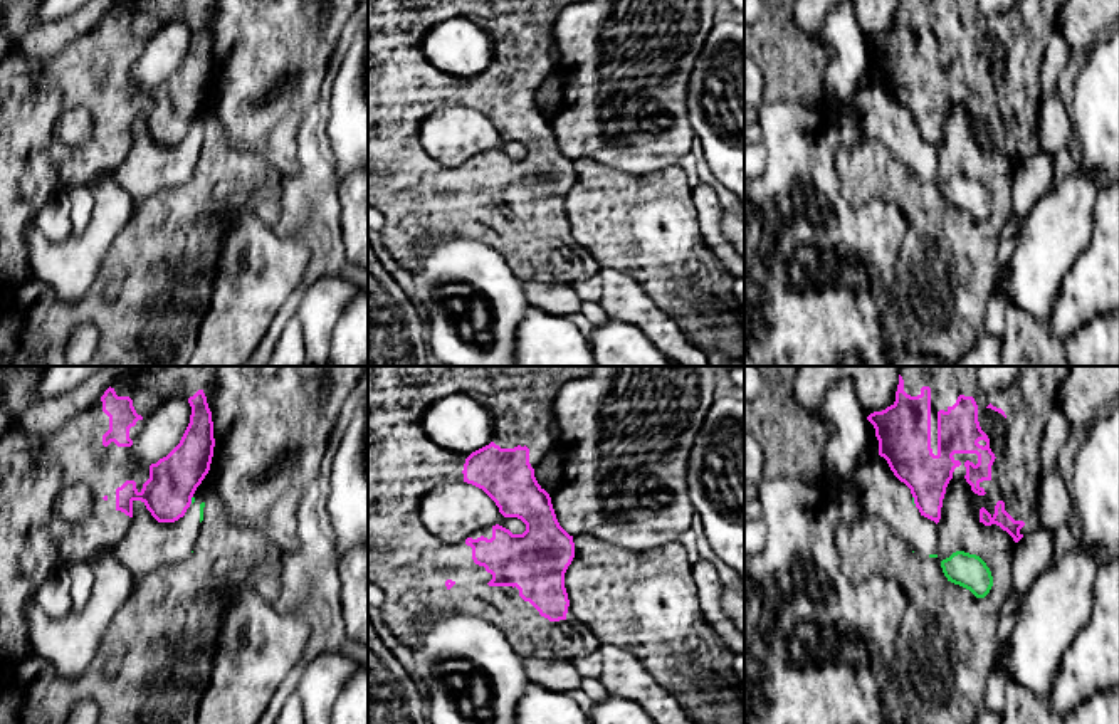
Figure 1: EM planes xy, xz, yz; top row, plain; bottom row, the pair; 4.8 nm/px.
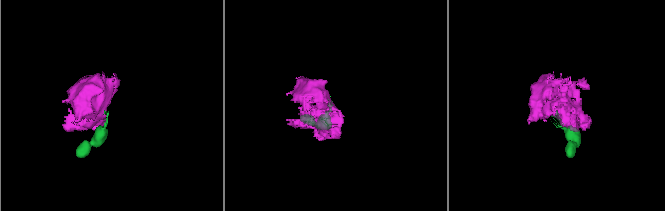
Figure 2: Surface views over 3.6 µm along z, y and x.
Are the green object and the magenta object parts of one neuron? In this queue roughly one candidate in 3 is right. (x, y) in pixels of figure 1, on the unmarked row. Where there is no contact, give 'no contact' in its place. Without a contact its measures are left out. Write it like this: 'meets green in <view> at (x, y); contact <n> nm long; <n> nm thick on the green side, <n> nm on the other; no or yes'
meets green in yz at (913, 125); contact 50 nm long; 20 nm thick on the green side, 220 nm on the other; no

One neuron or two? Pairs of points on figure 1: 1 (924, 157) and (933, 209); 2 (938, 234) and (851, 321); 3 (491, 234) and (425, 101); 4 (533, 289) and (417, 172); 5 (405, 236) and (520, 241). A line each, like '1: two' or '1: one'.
1: two
2: two
3: one
4: two
5: one

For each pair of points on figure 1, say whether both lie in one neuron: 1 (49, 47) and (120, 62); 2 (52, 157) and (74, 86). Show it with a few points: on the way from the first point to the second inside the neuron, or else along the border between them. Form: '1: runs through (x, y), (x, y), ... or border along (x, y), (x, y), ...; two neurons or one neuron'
1: border along (94, 29), (68, 44), (61, 52); two neurons
2: runs through (44, 140), (44, 116), (57, 103); one neuron

